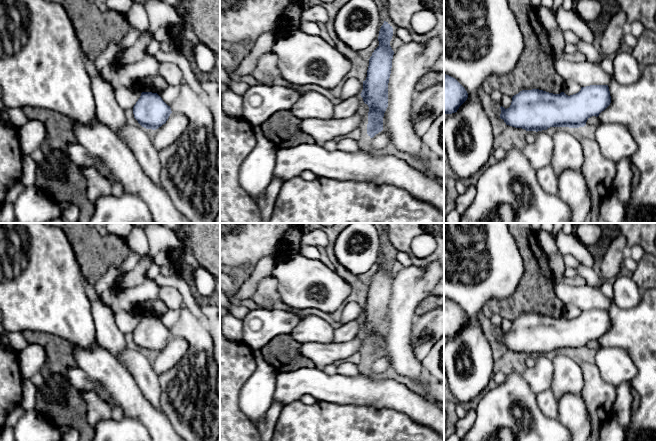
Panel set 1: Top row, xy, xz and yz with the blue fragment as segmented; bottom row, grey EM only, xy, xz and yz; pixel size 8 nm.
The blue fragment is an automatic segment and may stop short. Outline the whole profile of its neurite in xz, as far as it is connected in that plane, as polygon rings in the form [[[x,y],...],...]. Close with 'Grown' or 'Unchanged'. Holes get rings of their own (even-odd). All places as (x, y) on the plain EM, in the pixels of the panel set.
[[[384,245],[379,255],[379,270],[369,283],[367,301],[360,318],[369,331],[367,358],[370,362],[383,354],[383,341],[388,331],[388,307],[394,279],[390,270],[392,260],[392,250]]]. Unchanged

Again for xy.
[[[142,316],[133,331],[134,342],[146,352],[156,354],[166,347],[172,337],[168,330],[157,317]]]. Unchanged

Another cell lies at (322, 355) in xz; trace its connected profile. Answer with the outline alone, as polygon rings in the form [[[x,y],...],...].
[[[355,338],[343,343],[304,343],[301,344],[299,351],[302,356],[311,360],[316,368],[323,370],[337,360],[346,359],[355,353],[365,354],[367,348],[368,339]]]

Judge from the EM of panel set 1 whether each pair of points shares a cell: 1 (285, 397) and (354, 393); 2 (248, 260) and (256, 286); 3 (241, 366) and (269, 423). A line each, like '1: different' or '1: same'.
1: same
2: different
3: different

